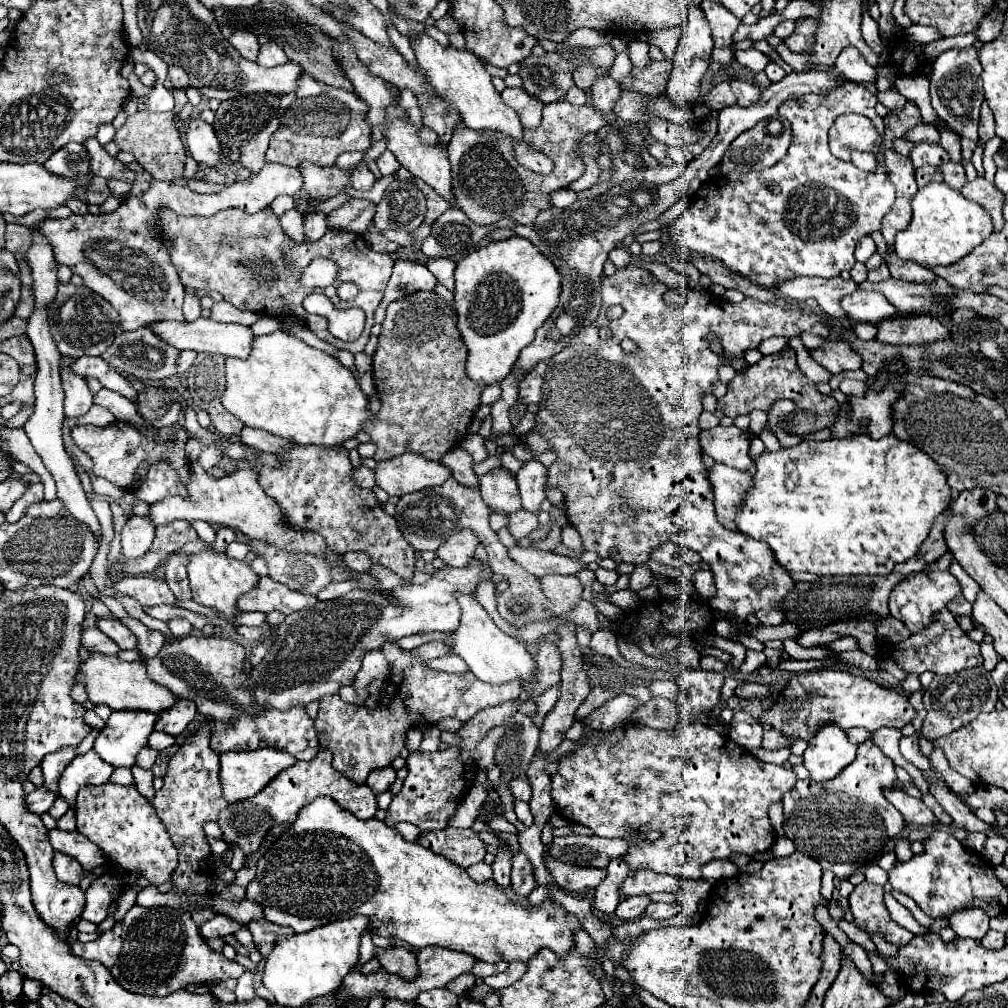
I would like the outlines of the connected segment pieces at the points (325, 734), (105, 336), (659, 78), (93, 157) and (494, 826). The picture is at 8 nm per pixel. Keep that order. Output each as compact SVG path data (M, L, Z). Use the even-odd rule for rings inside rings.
M393 643L383 647L383 651L391 661L393 671L385 681L383 697L375 709L345 703L339 695L323 695L323 699L319 699L319 715L315 719L319 747L333 751L333 767L355 783L365 783L373 769L391 765L405 747L403 735L409 729L429 727L445 717L469 721L481 709L517 699L521 693L519 679L503 685L489 685L471 673L443 673L427 669L421 661L413 659Z
M59 283L57 295L49 303L49 329L57 343L61 355L69 355L73 359L83 355L101 355L105 347L111 345L115 335L123 329L119 325L117 311L99 295L89 291L87 287L75 287L73 283ZM81 307L81 309L79 309Z
M663 59L663 61L651 61L651 65L645 71L639 71L633 67L631 75L623 81L619 81L619 87L633 89L637 93L645 95L661 95L665 91L667 79L673 71L673 63Z
M89 137L85 143L85 149L89 153L89 167L91 167L91 173L93 175L99 175L99 177L115 177L115 179L129 179L133 181L135 179L135 173L127 171L127 167L117 161L115 157L111 157L95 137Z
M493 817L490 819L489 828L492 831L502 831L502 832L508 832L513 833L513 835L517 835L517 829L515 829L515 826L510 824L506 819L503 819L503 817Z

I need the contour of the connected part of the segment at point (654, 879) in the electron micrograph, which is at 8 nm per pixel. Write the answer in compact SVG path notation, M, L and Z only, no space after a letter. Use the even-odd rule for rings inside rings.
M629 871L623 881L625 895L649 895L653 891L667 891L677 895L683 887L683 879L673 875L655 875L655 871Z

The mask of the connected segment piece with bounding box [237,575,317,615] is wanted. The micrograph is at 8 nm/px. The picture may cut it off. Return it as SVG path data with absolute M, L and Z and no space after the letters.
M269 575L259 577L257 587L253 587L247 595L241 595L237 599L237 609L239 611L281 611L285 615L309 609L317 603L317 597L313 595L303 595L297 591L291 591L289 587L283 587L275 583Z

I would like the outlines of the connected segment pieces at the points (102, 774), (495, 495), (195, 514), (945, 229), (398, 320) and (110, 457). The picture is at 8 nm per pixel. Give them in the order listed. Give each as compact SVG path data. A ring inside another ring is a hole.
M89 751L83 757L75 757L67 769L63 771L59 779L59 795L69 801L69 805L75 805L75 795L81 787L87 785L103 785L109 781L109 775L113 773L113 767L99 759L95 751Z
M497 467L479 479L481 497L487 507L501 515L511 515L521 509L521 499L517 491L515 475Z
M191 463L191 481L187 485L189 497L167 497L159 503L151 505L151 521L155 525L167 525L175 519L185 519L185 521L195 521L203 519L207 523L223 525L241 531L249 539L261 539L265 543L273 543L277 549L291 551L291 553L307 553L307 555L317 555L323 557L331 567L341 563L339 553L331 553L331 549L325 545L325 539L319 533L313 531L303 531L303 529L293 529L285 521L285 515L281 513L279 505L261 489L257 481L257 473L251 469L241 469L231 475L225 475L221 479L205 477L205 471L199 463Z
M929 183L911 199L913 219L909 227L897 233L895 253L901 259L911 259L919 265L951 265L969 255L985 237L993 233L991 215L979 203L963 199L963 195L951 189L947 183Z
M415 291L403 299L393 301L387 307L387 317L381 325L383 329L379 335L379 345L373 355L373 381L381 399L381 409L375 419L363 423L363 431L369 433L369 437L377 445L373 459L385 461L411 451L431 461L439 461L465 437L475 409L479 407L479 395L485 389L485 385L473 383L465 375L467 349L457 329L457 315L437 293Z
M115 421L111 425L105 427L95 427L95 425L77 425L71 429L71 439L73 443L85 451L91 461L93 461L93 477L103 477L123 489L131 489L135 487L135 471L139 467L139 463L143 459L147 461L161 461L167 459L171 463L171 467L179 473L181 481L187 483L189 481L189 459L185 455L185 441L187 441L187 431L181 429L179 425L167 427L167 429L159 429L161 439L149 439L145 435L141 435L133 425L125 423L125 421ZM169 437L173 437L175 441L171 443Z

